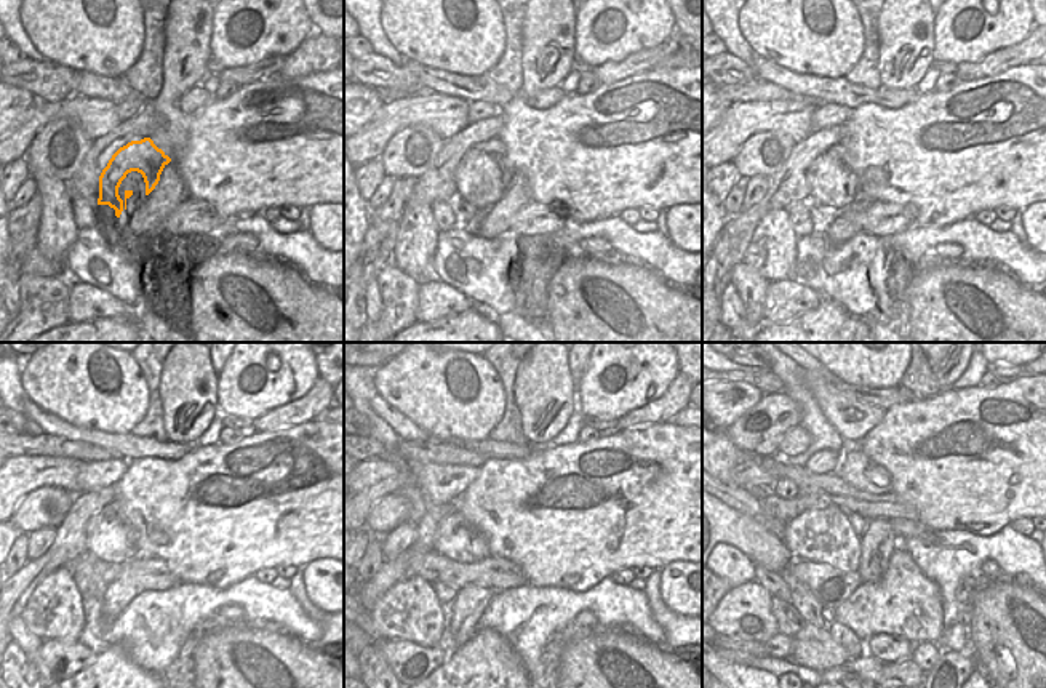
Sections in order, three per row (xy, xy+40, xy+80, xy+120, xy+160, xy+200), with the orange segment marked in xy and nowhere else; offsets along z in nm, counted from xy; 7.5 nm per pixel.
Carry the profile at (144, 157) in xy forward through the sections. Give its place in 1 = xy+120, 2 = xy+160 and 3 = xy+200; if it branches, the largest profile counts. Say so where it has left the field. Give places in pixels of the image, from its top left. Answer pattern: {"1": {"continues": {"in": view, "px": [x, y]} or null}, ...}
{"1": {"continues": {"in": "xy+120", "px": [109, 538]}}, "2": {"continues": {"in": "xy+160", "px": [456, 540]}}, "3": {"continues": {"in": "xy+200", "px": [800, 532]}}}

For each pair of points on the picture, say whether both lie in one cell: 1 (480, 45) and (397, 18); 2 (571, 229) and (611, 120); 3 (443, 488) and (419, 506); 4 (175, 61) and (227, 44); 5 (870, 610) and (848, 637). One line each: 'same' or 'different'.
1: same
2: different
3: different
4: different
5: different

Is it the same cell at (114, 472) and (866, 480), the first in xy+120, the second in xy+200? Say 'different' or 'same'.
different

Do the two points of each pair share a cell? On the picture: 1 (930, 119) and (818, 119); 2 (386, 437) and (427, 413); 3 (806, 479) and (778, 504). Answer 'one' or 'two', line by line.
1: two
2: two
3: two

